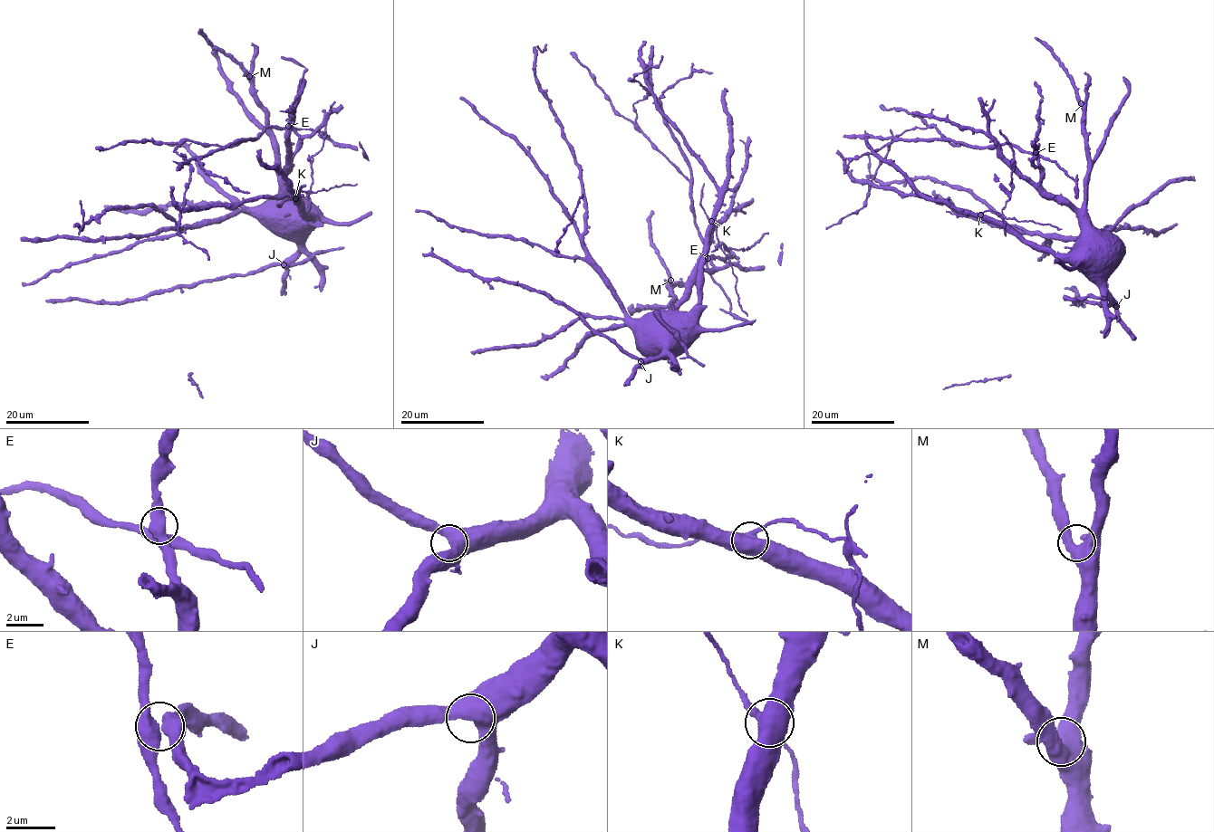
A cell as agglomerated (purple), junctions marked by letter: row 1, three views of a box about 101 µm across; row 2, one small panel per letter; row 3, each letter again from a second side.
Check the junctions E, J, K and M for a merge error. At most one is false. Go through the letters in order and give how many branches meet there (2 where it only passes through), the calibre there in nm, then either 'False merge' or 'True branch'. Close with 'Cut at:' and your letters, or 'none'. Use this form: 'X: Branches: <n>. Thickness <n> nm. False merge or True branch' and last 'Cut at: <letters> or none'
E: Branches: 3. Thickness 440 nm. True branch
J: Branches: 3. Thickness 550 nm. True branch
K: Branches: 4. Thickness 550 nm. True branch
M: Branches: 3. Thickness 480 nm. True branch
Cut at: none

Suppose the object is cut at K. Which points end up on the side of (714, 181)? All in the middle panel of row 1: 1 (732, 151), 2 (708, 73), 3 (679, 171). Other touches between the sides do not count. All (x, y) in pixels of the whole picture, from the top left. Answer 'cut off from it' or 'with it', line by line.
1: with it
2: cut off from it
3: cut off from it

